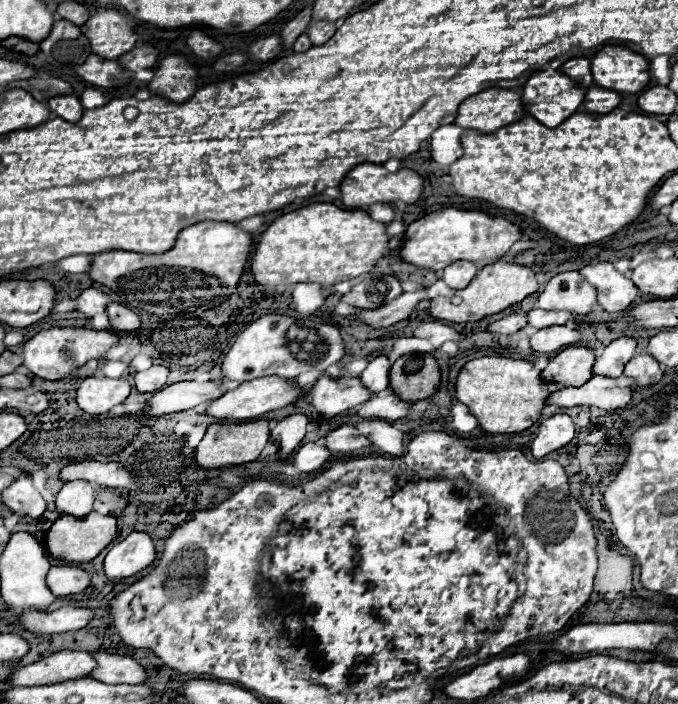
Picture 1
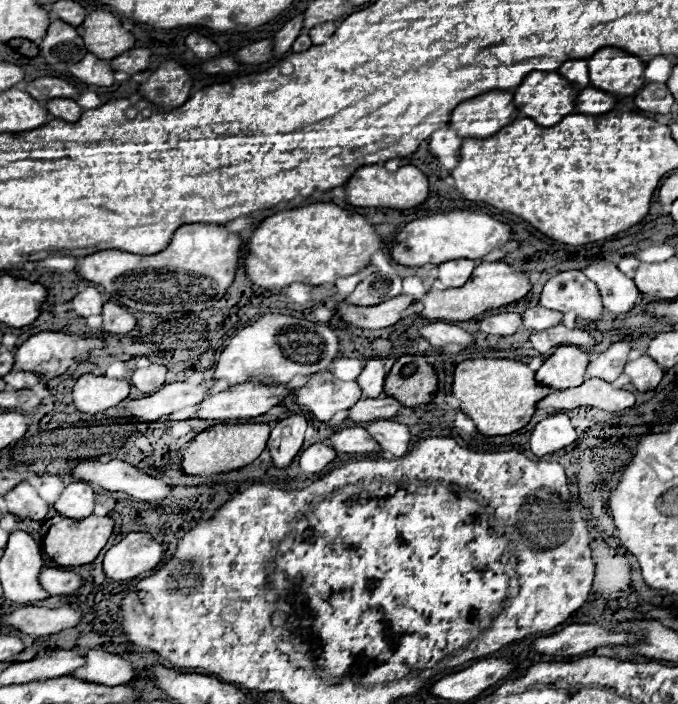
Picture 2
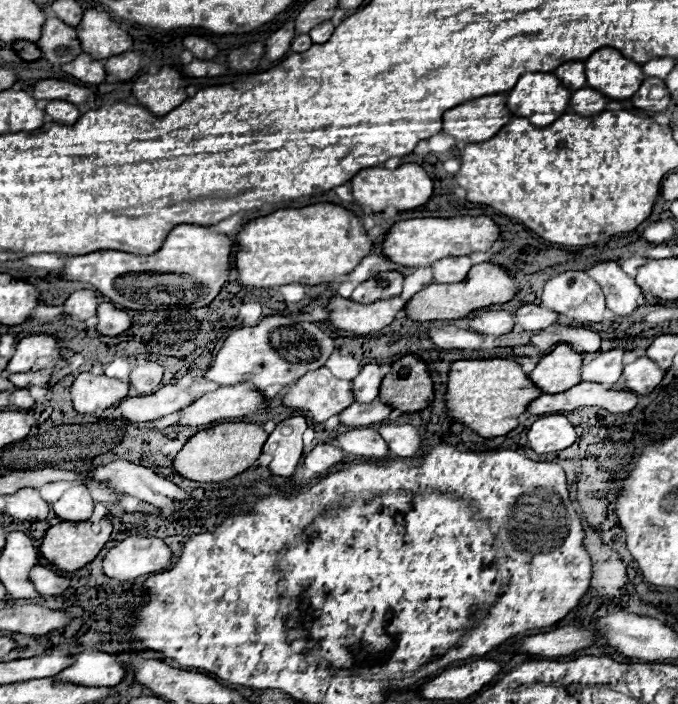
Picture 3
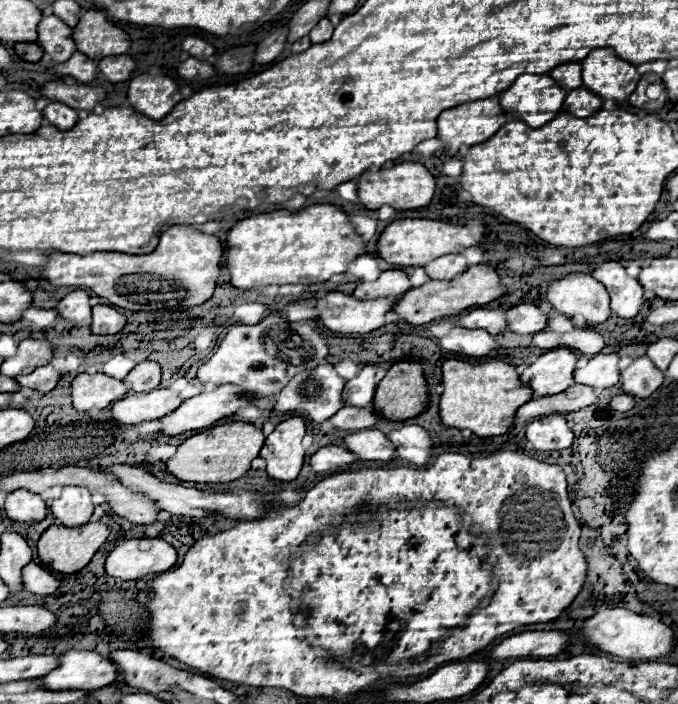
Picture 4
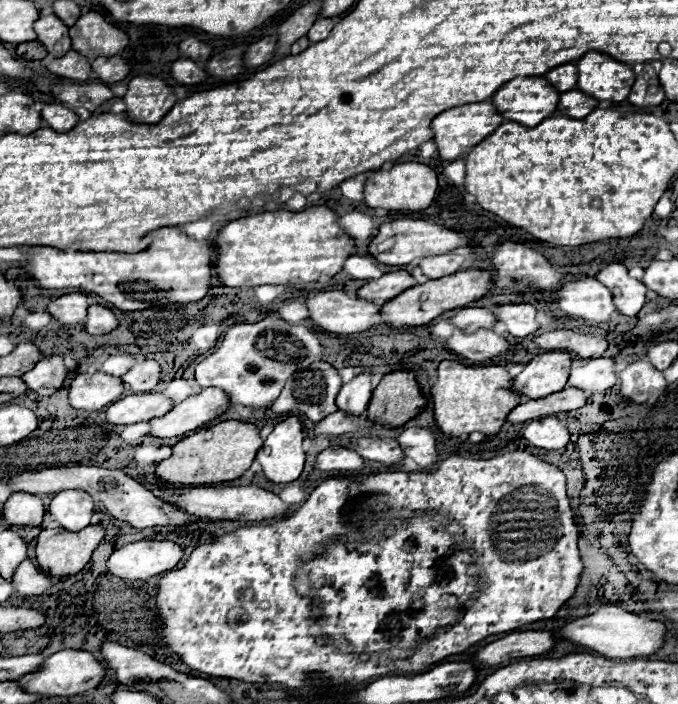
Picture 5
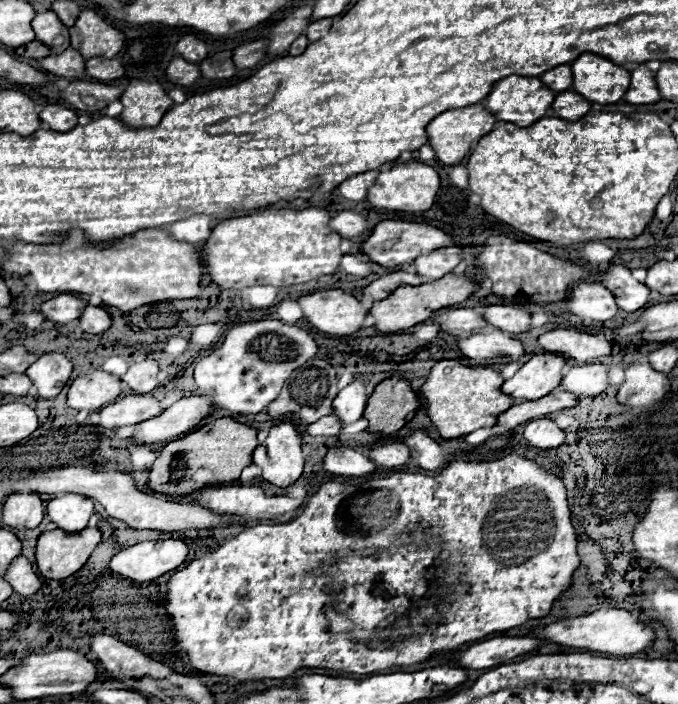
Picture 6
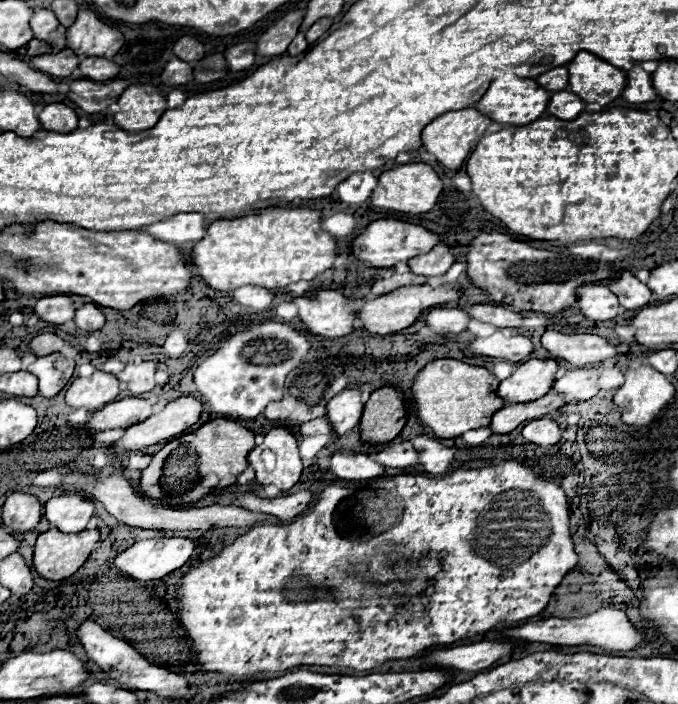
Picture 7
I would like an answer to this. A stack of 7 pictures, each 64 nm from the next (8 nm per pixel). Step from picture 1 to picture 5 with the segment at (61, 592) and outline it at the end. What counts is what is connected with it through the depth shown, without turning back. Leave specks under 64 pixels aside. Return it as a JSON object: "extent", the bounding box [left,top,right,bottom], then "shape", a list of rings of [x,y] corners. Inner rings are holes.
{"extent":[12,560,50,596],"shape":[[[24,560],[16,568],[16,574],[12,574],[12,584],[16,592],[24,596],[36,596],[50,588],[50,578],[44,572],[40,572],[30,560]]]}

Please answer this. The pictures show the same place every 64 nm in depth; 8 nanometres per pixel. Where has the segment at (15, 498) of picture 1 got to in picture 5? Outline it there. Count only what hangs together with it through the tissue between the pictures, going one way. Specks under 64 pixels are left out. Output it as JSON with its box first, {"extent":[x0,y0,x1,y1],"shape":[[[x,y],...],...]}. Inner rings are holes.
{"extent":[4,492,44,526],"shape":[[[28,492],[12,494],[4,504],[4,518],[12,526],[40,526],[44,512],[42,498]]]}

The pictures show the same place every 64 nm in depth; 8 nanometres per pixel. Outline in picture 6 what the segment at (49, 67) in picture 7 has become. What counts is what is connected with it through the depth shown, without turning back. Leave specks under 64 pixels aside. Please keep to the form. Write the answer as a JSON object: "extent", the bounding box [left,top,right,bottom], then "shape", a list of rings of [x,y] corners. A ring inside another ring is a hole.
{"extent":[38,48,84,78],"shape":[[[68,48],[64,50],[62,54],[58,56],[46,56],[46,58],[40,58],[38,64],[50,72],[50,74],[56,74],[56,76],[64,76],[64,78],[76,78],[78,74],[84,72],[84,58]]]}

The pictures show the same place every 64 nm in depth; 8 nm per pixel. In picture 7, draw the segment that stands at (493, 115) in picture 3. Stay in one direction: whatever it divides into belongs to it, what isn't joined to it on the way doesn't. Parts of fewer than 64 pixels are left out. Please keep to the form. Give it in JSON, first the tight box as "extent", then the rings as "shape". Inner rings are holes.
{"extent":[422,108,492,170],"shape":[[[464,108],[464,110],[454,110],[454,112],[446,112],[442,116],[438,116],[436,120],[432,120],[424,130],[422,130],[422,148],[434,156],[436,162],[440,162],[442,166],[456,170],[464,164],[464,160],[468,158],[472,146],[480,140],[480,136],[484,136],[486,128],[492,124],[492,120],[484,114],[480,114],[476,108]]]}

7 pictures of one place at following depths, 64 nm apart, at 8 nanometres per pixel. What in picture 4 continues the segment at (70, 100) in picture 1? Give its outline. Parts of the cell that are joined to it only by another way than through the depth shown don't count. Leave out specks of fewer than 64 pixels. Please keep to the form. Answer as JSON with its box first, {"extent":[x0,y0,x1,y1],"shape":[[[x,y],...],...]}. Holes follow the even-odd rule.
{"extent":[42,102,78,130],"shape":[[[60,102],[48,104],[42,110],[42,114],[58,130],[68,130],[68,128],[72,128],[78,122],[78,112],[74,108],[70,108],[70,106],[66,106],[66,104],[60,104]]]}

